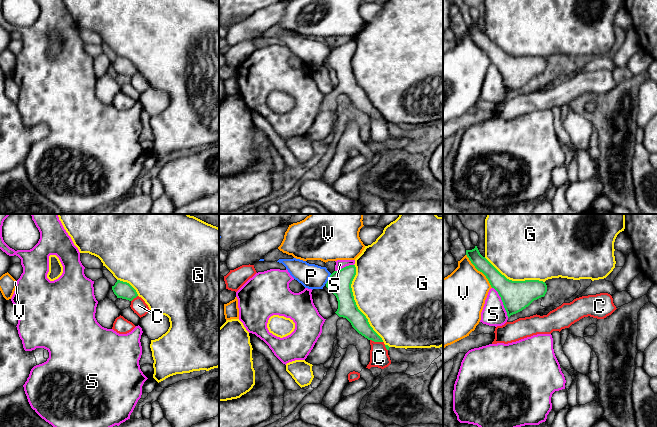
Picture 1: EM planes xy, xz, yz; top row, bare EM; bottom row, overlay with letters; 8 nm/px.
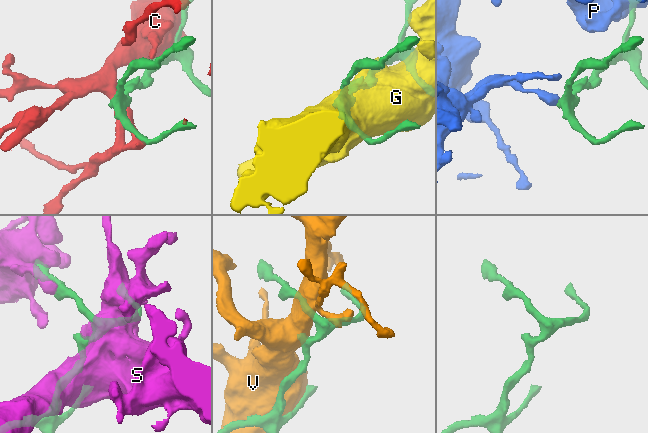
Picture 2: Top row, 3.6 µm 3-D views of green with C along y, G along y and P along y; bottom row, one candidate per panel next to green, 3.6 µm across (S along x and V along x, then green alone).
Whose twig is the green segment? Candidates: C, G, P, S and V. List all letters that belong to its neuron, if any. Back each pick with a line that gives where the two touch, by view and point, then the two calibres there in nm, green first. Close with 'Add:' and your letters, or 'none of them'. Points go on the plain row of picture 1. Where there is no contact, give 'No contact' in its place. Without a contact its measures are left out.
Add: none of them

